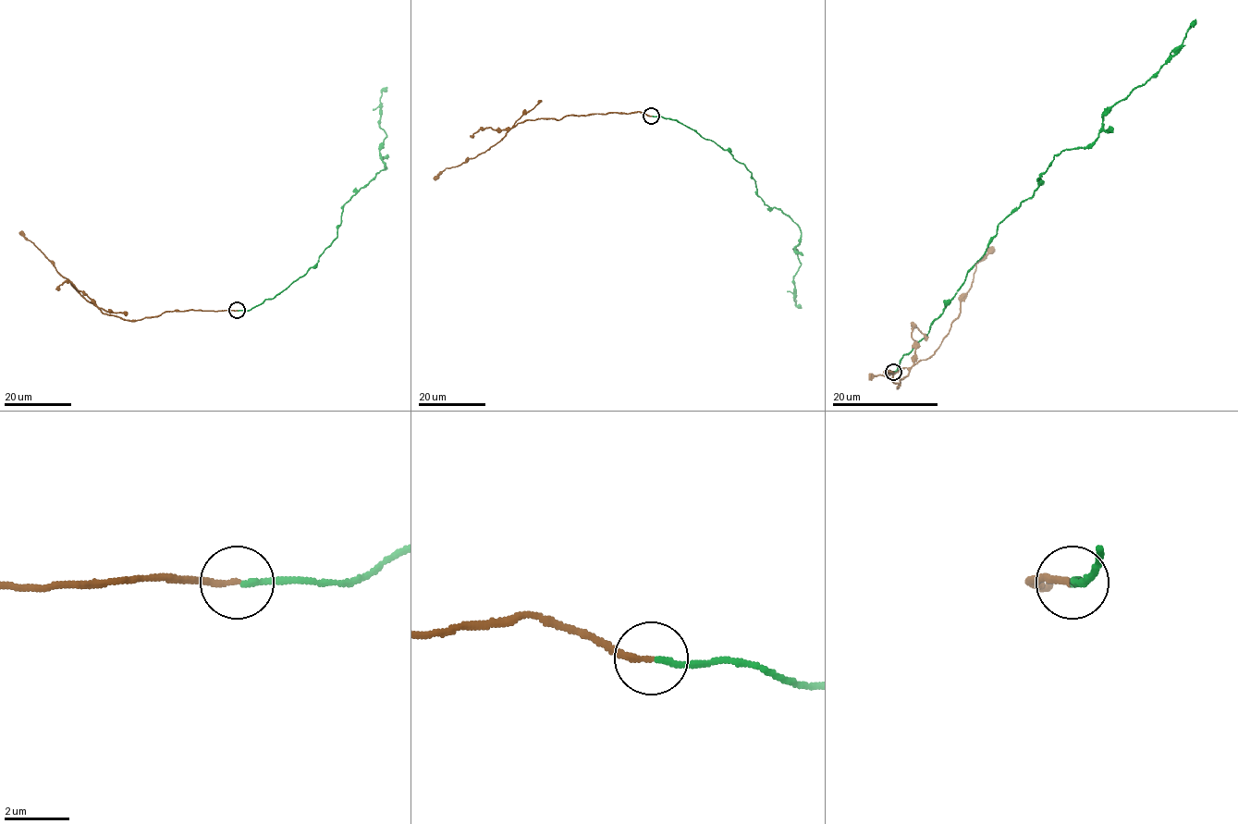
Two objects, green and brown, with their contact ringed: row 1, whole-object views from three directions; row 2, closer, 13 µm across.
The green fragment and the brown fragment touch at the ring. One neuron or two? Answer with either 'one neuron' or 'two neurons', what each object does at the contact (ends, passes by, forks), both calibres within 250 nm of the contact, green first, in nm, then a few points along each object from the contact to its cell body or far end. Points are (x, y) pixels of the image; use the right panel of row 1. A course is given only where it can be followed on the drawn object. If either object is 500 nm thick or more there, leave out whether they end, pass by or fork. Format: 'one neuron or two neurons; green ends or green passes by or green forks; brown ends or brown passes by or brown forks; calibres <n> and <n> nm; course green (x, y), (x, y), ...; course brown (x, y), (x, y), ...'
two neurons; green ends; brown ends; calibres 170 and 190 nm; course green (893, 372), (928, 333), (998, 226), (1033, 194), (1054, 157), (1087, 148), (1102, 117), (1160, 68), (1195, 19); course brown (893, 372), (886, 372), (898, 387), (939, 346), (961, 312), (976, 264), (992, 248)

